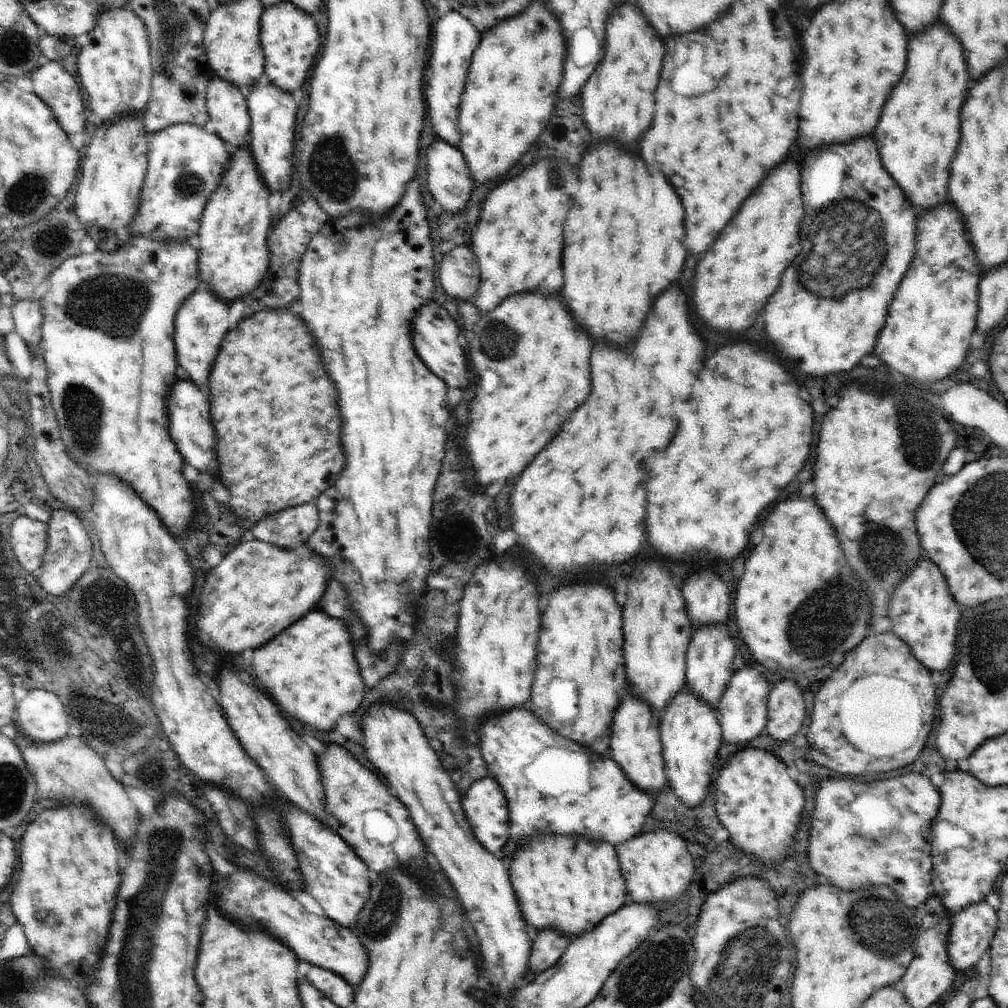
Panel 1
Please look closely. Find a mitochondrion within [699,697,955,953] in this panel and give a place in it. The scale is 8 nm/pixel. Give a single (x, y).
(867, 911)

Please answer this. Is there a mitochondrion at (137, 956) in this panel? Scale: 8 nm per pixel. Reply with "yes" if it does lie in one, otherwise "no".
yes

